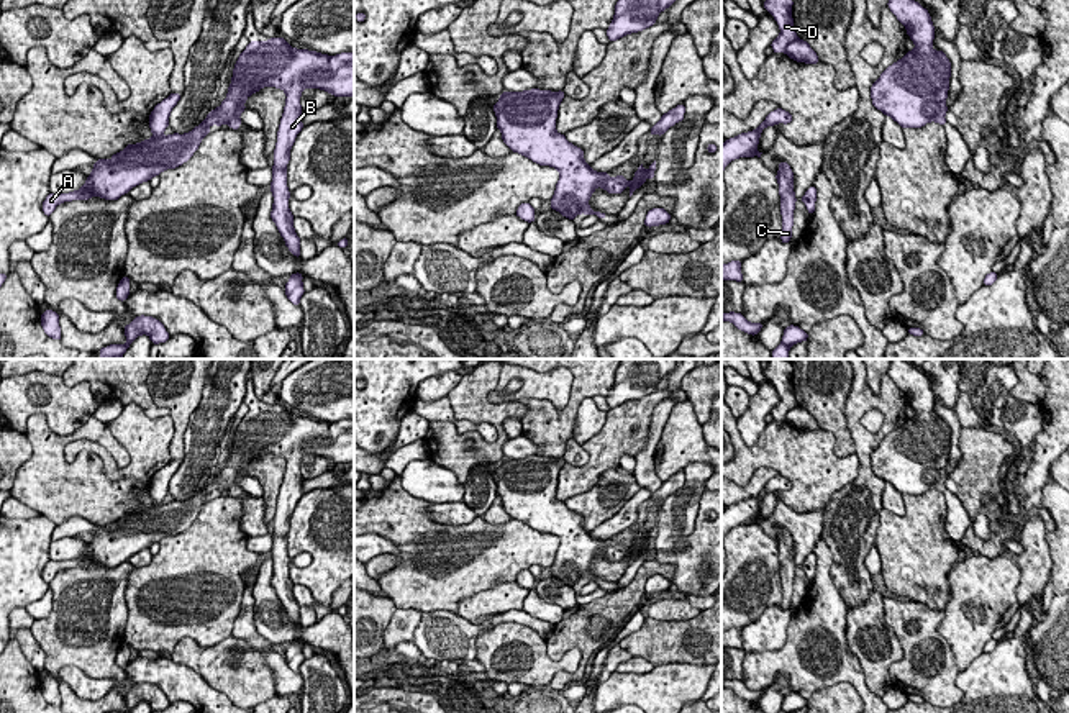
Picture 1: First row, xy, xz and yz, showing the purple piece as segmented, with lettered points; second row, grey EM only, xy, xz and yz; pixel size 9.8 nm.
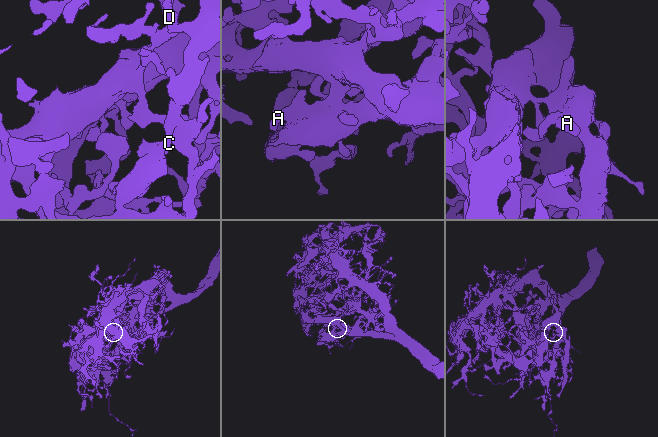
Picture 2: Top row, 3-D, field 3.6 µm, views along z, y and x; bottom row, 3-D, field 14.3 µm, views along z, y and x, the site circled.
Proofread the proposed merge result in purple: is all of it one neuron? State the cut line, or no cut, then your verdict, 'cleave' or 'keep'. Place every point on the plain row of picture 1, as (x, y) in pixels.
cut none; keep

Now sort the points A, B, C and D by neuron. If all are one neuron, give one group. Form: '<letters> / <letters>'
A B C D

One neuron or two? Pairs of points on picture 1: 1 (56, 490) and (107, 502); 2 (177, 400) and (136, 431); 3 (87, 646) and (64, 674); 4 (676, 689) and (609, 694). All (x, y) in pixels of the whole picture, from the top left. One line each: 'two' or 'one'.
1: one
2: two
3: two
4: one

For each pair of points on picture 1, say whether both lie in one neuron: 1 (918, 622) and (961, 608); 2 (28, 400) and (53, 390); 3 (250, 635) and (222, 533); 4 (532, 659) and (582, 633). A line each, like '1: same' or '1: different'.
1: different
2: same
3: different
4: different

